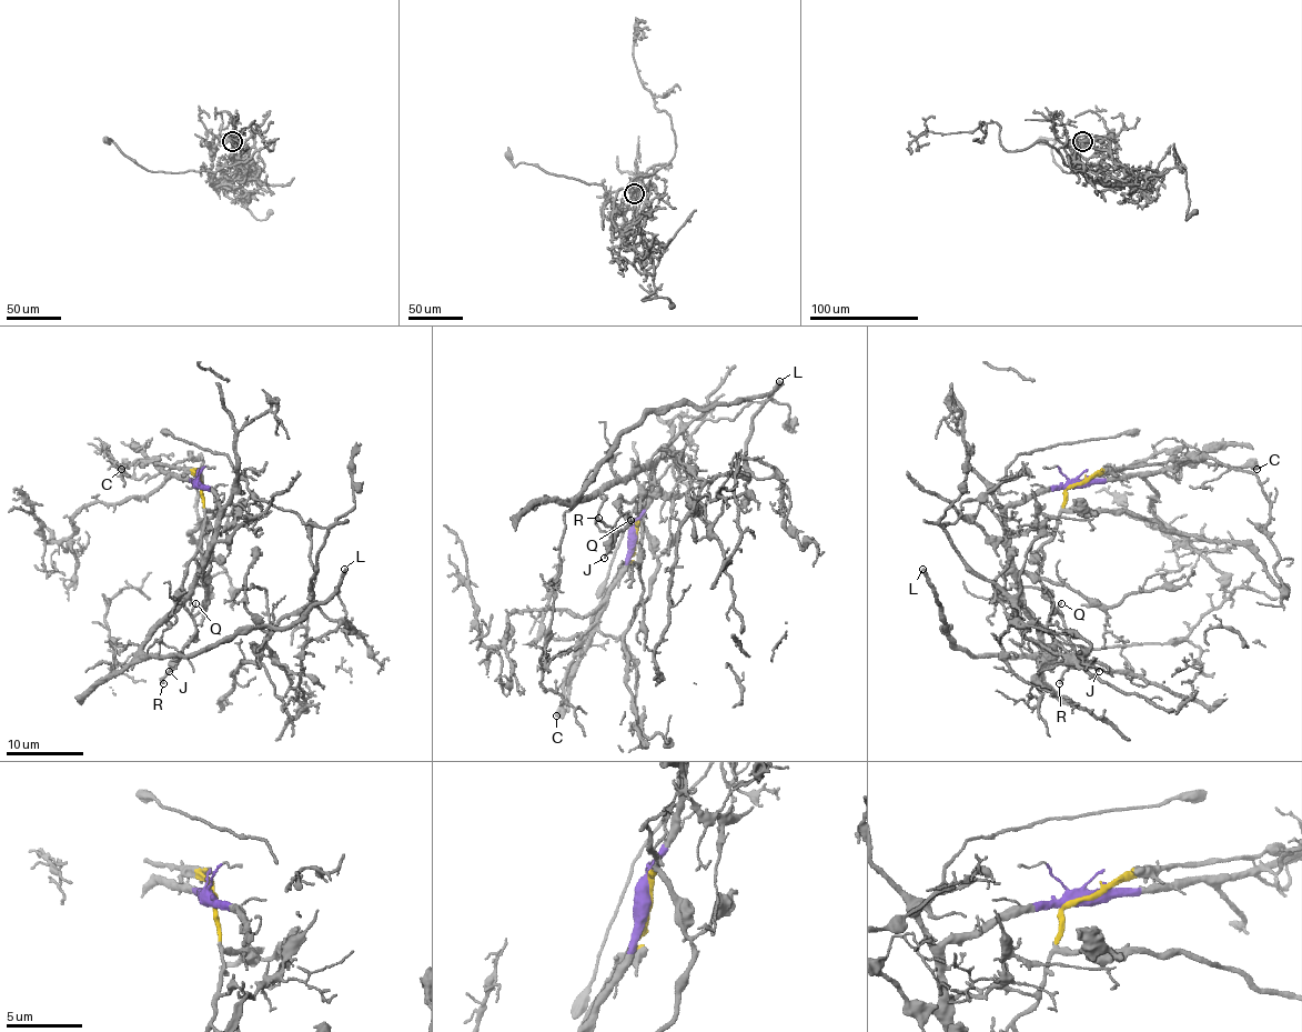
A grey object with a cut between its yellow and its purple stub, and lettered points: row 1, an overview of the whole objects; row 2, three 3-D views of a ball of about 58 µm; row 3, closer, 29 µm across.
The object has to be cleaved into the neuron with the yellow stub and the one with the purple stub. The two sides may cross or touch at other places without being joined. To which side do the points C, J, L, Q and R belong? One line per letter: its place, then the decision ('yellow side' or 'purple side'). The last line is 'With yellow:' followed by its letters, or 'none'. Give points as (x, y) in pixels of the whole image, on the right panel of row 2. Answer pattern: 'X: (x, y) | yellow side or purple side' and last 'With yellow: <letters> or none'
C: (1257, 469) | yellow side
J: (1099, 671) | yellow side
L: (922, 569) | purple side
Q: (1061, 603) | yellow side
R: (1059, 683) | yellow side
With yellow: C, J, Q, R

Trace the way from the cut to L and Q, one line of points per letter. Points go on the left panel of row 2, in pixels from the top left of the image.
L: (200, 483), (215, 494), (216, 541), (194, 591), (143, 653), (190, 657), (263, 625), (292, 628), (344, 568)
Q: (201, 483), (205, 523), (201, 543), (187, 570), (182, 593), (182, 601), (190, 612), (195, 602)

